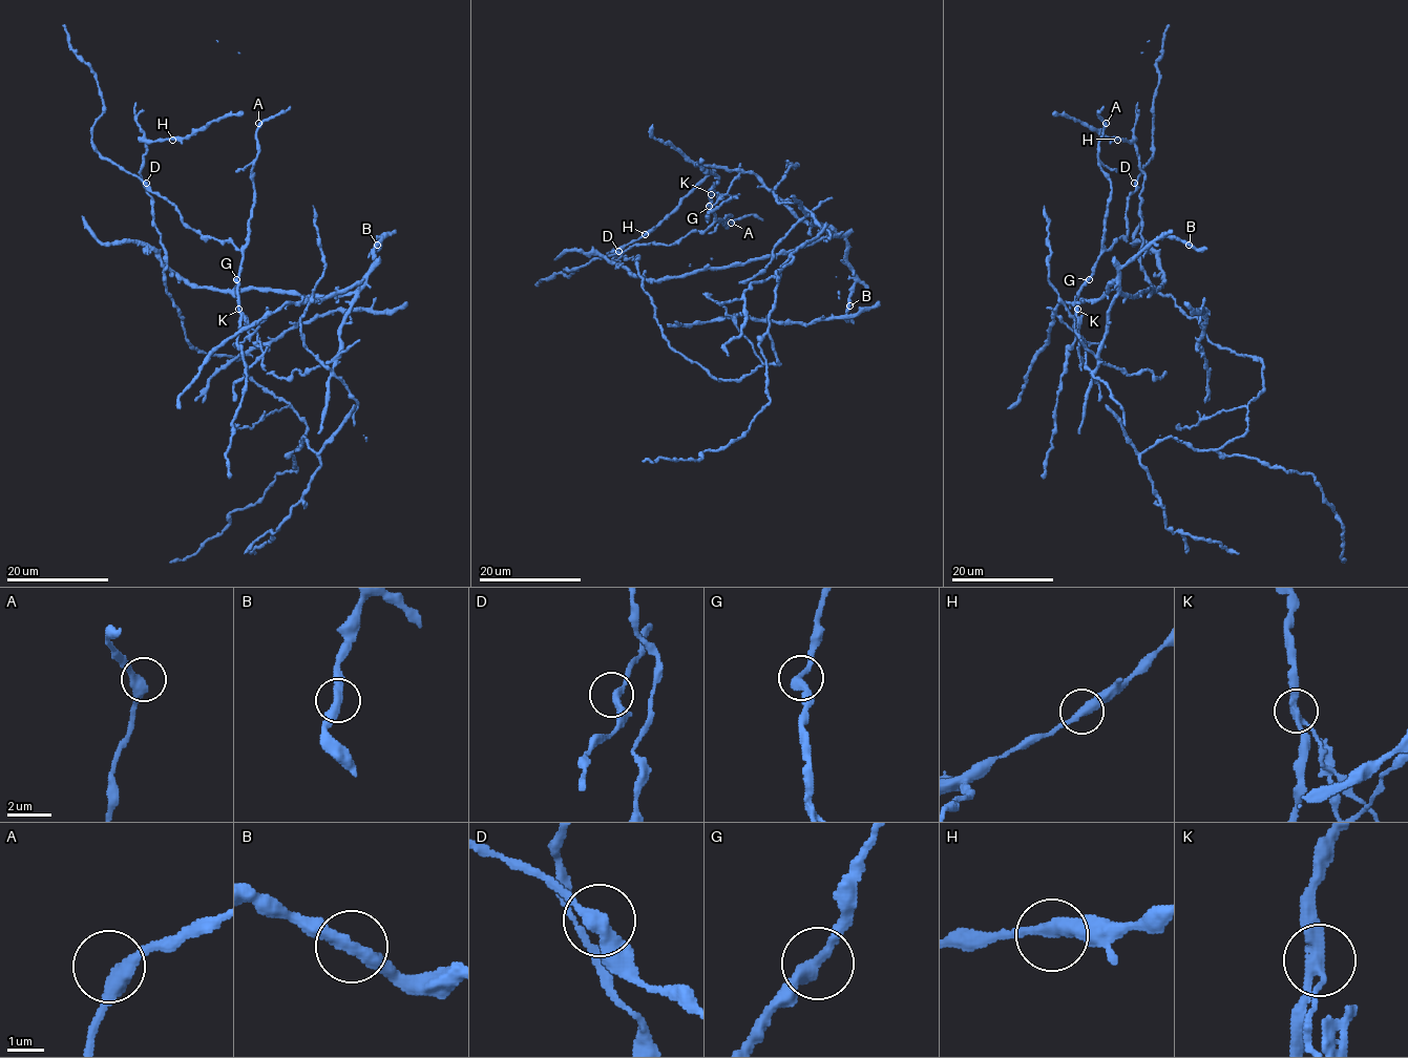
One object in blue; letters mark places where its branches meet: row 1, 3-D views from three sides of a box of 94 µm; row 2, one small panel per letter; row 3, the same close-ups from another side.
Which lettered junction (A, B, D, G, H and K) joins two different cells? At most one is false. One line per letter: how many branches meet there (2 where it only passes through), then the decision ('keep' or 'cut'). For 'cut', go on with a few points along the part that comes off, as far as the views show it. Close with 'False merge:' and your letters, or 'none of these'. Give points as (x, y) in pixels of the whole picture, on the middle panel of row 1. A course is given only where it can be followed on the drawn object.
A: 2 branches meet; keep
B: 2 branches meet; keep
D: 2 branches meet; keep
G: 2 branches meet; keep
H: 2 branches meet; keep
K: 2 branches meet; cut; foreign part runs (712, 194), (735, 195), (707, 215)
False merge: K

